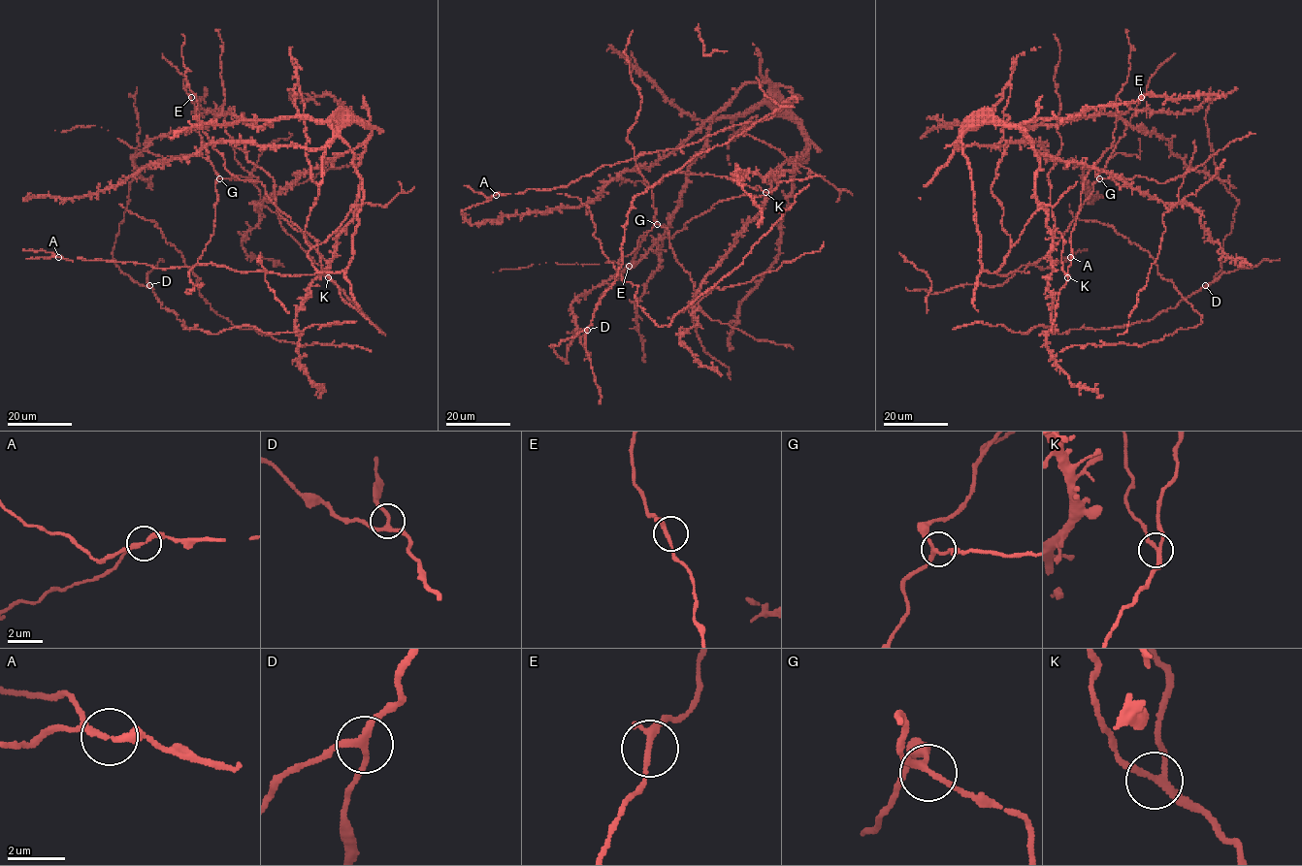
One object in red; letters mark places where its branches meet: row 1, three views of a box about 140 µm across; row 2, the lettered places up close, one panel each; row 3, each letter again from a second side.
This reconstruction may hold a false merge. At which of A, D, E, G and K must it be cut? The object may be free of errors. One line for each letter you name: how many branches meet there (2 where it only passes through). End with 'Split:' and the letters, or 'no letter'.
Split: no letter

